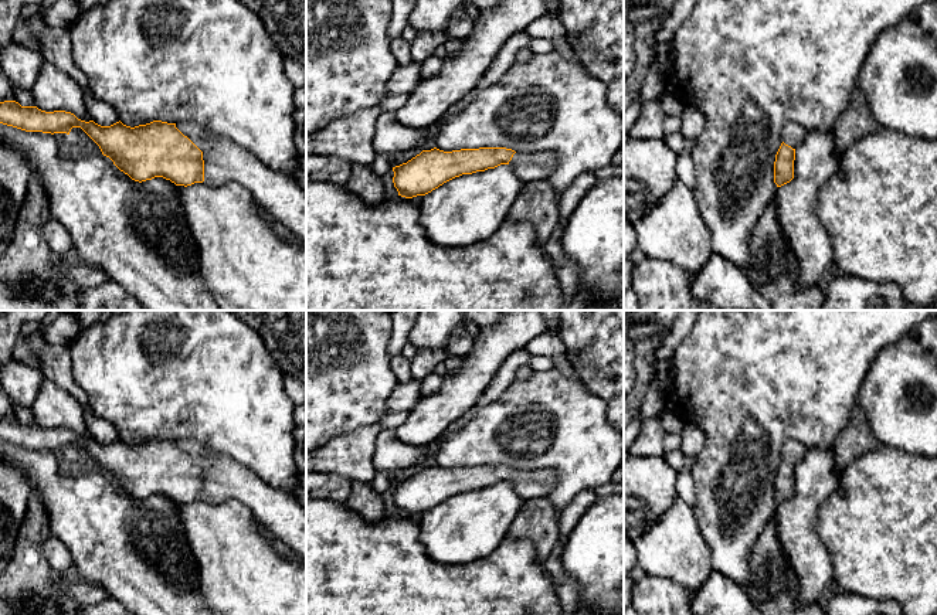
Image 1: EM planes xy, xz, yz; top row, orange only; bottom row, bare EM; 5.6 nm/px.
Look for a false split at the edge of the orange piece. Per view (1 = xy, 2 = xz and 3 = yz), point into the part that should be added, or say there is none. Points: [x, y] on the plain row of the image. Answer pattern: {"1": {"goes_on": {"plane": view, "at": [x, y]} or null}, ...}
{"1": {"goes_on": {"plane": "xy", "at": [224, 479]}}, "2": {"goes_on": {"plane": "xz", "at": [537, 483]}}, "3": {"goes_on": {"plane": "yz", "at": [793, 452]}}}

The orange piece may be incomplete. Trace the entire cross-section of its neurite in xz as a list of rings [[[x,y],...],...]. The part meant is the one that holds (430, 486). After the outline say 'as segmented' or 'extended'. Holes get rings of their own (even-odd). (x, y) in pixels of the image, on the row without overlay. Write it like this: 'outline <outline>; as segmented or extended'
outline [[[437,465],[393,485],[398,513],[425,513],[462,492],[472,492],[509,482],[523,500],[549,497],[557,476],[553,470],[524,470],[506,465],[479,465],[444,469]]]; extended

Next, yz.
outline [[[788,441],[782,448],[782,461],[775,472],[774,500],[781,504],[794,496],[795,466],[802,461],[807,448],[798,441]]]; extended

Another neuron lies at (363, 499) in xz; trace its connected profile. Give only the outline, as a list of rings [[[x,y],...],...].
[[[352,482],[344,506],[367,521],[380,521],[387,516],[381,495],[370,483]]]

